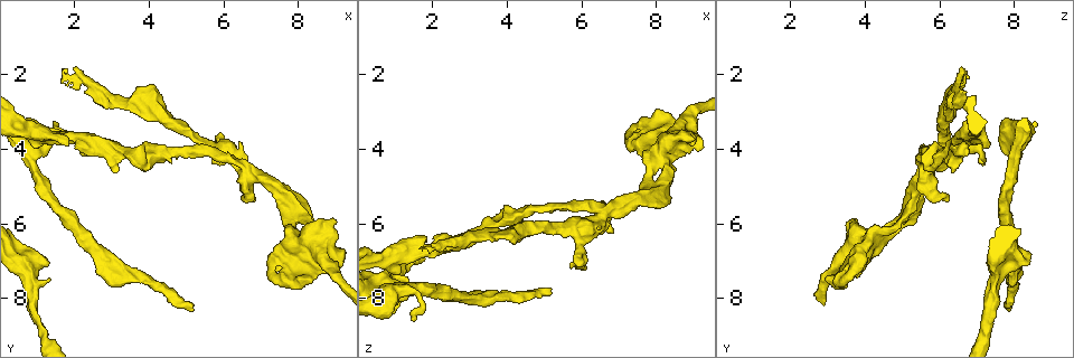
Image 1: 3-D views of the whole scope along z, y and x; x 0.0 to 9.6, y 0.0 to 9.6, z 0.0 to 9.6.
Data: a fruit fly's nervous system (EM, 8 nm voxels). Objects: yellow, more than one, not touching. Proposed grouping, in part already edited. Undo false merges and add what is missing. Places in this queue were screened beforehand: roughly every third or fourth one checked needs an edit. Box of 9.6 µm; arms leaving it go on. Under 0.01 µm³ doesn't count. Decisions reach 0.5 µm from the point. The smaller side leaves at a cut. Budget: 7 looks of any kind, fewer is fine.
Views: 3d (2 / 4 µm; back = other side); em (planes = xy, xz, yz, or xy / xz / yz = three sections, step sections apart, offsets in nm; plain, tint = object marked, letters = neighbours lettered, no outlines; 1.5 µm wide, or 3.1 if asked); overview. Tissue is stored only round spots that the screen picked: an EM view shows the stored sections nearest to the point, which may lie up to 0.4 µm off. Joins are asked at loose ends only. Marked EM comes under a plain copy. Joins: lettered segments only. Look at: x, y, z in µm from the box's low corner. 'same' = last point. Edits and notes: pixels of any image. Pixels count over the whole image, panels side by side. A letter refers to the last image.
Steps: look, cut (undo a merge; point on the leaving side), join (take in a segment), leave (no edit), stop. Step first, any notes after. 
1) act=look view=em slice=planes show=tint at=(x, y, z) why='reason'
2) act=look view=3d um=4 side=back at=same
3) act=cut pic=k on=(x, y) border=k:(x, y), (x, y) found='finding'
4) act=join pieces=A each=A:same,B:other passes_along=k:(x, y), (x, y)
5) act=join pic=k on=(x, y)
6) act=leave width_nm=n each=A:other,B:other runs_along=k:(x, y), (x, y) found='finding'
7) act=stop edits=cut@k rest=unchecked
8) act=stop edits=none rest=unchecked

act=look view=3d um=4 at=(6.60, 4.55, 5.65) why='four or more arms meet'

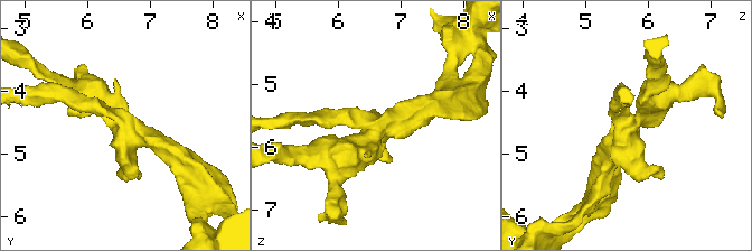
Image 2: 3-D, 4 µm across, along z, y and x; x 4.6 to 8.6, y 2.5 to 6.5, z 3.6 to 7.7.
act=look view=em slice=planes show=tint at=(6.65, 4.50, 5.60) arms=4 why='need the tissue'

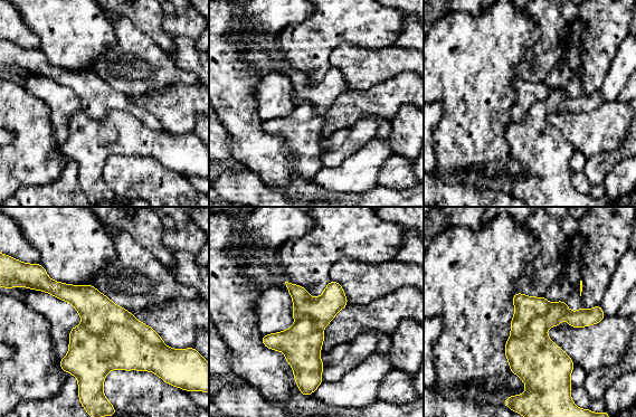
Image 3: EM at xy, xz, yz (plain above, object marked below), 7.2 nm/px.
act=look view=em slice=planes show=letters at=same why='what lies round it'

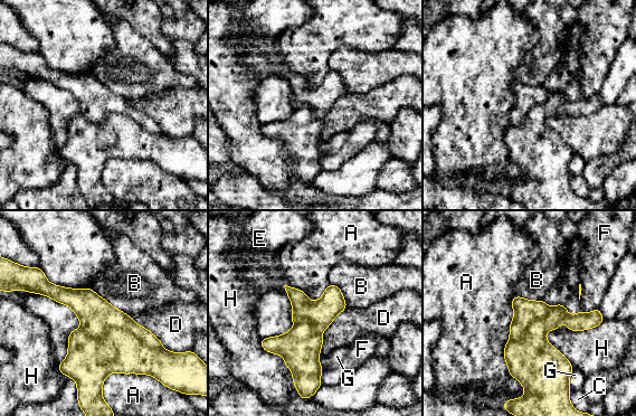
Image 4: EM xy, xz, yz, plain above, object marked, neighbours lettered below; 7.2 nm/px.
act=cut pic=4 on=(120, 351) longest_contact=A:700nm each=A:other,B:other,C:other,D:other,E:other,F:other,G:other,H:other border=4:(79, 328), (124, 329), (162, 348) found='a second neuron is stuck on'

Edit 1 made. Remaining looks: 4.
act=look view=3d um=4 at=(1.40, 3.30, 8.60) why='thin end'

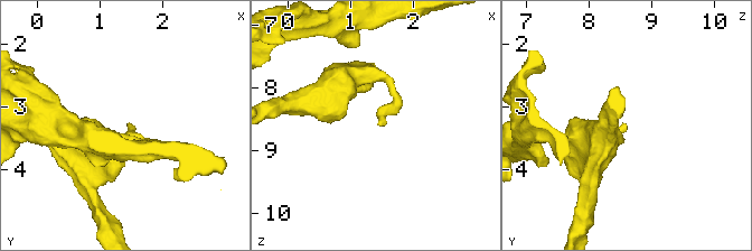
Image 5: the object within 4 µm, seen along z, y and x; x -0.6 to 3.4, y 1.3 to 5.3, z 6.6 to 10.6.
act=look view=em slice=yz step=4 show=tint at=(1.45, 3.30, 8.60) why='now the EM'

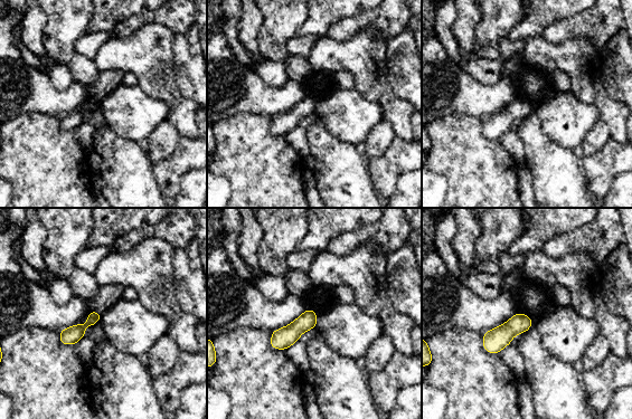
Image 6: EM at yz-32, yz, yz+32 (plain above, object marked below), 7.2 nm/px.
act=look view=em slice=planes show=letters at=same

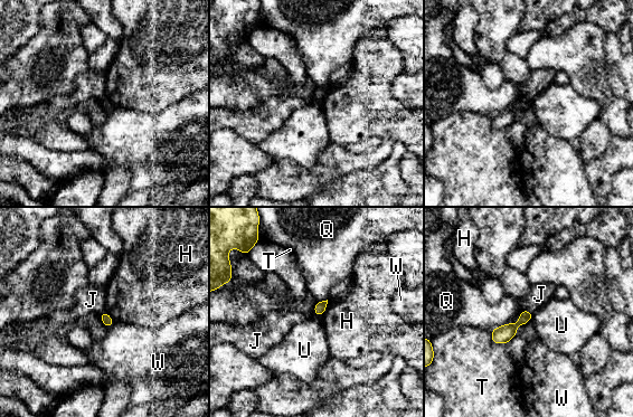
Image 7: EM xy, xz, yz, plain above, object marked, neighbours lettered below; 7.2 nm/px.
act=leave each=H:other,J:other,Q:other,T:other,U:other,W:other border=7:(522, 309), (532, 314) found='no lettered segment goes on from it'

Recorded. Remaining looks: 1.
act=stop edits=cut@4 rest=unchecked

